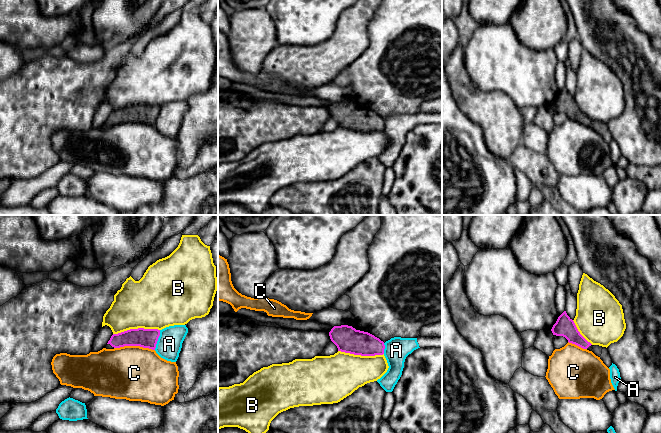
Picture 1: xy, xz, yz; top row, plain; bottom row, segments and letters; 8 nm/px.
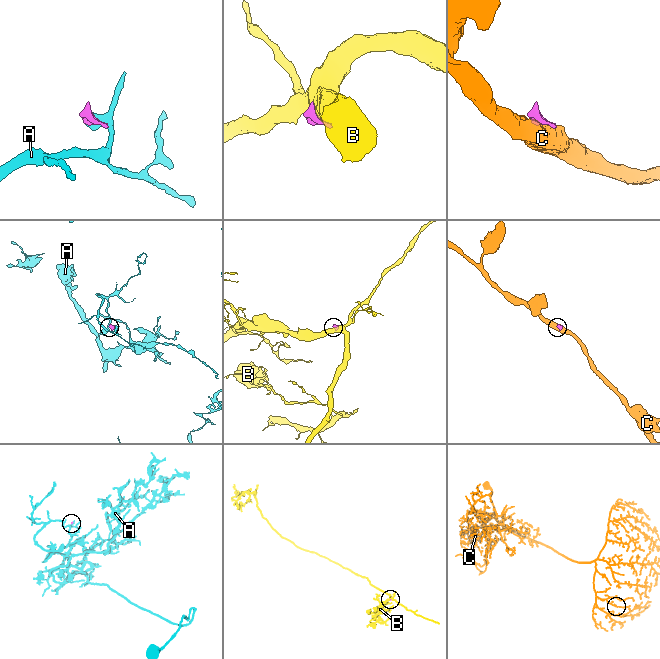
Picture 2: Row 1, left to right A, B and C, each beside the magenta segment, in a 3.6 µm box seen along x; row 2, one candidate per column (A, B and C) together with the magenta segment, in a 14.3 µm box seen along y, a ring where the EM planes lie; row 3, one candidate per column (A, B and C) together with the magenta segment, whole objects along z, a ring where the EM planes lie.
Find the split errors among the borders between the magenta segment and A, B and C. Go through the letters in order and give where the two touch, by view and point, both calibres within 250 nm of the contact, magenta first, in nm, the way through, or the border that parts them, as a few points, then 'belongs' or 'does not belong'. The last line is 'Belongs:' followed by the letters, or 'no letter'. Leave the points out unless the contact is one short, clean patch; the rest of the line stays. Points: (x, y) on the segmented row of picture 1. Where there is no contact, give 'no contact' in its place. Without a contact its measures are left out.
A: contact xy (157, 340); calibres 160 and 200 nm; border xy (160, 330), (160, 335), (154, 349); does not belong
B: contact xy (136, 329); calibres 160 and 420 nm; does not belong
C: contact xy (134, 345); calibres 160 and 440 nm; does not belong
Belongs: no letter

